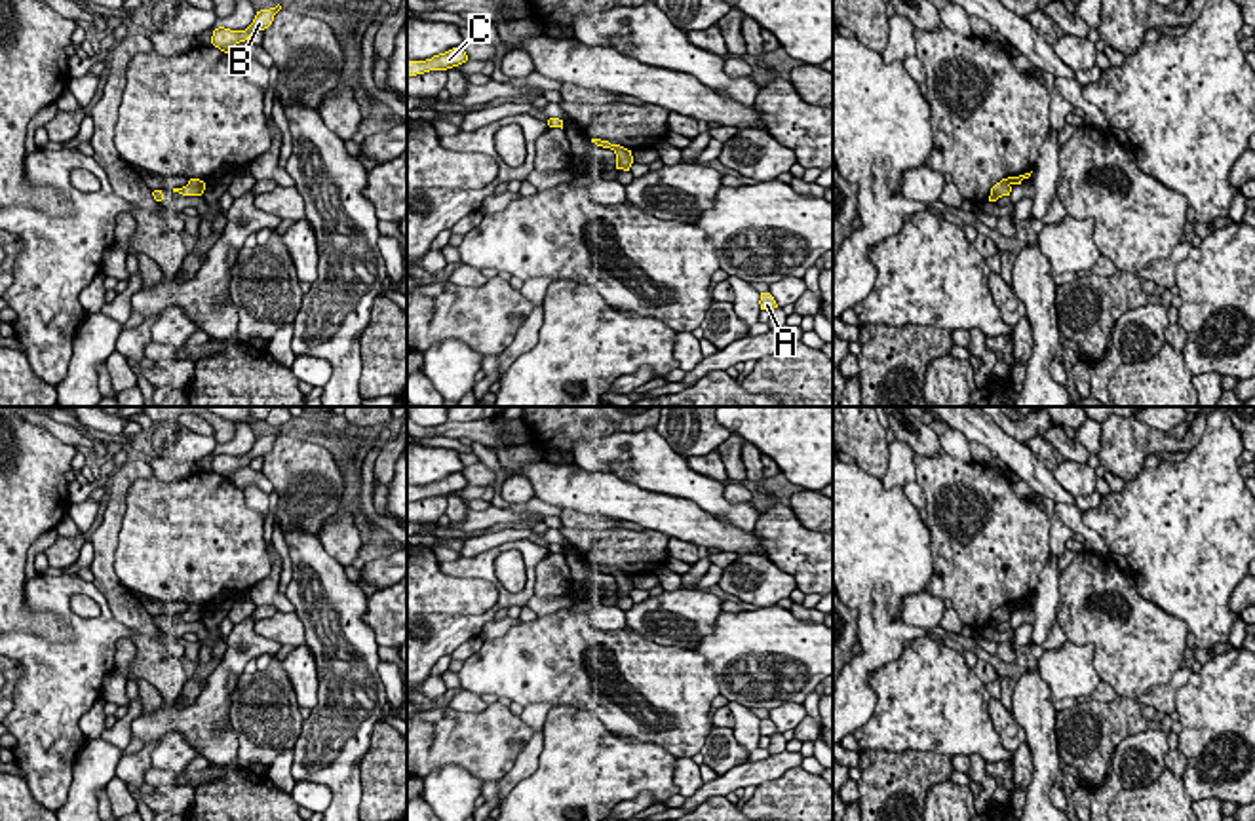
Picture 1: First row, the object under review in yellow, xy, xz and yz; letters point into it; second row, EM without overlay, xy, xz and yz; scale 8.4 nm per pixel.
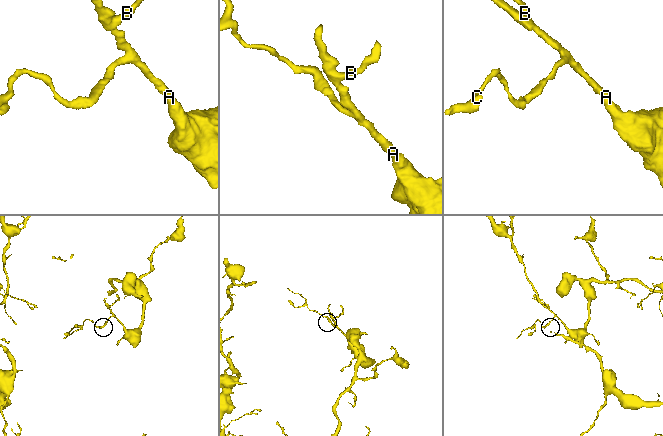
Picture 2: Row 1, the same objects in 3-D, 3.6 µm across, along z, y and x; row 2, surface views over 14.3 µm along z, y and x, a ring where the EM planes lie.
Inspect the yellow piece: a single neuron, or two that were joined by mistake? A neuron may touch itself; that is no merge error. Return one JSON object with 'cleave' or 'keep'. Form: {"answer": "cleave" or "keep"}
{"answer": "keep"}

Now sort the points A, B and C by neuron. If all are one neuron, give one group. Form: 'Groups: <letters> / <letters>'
Groups: A B C

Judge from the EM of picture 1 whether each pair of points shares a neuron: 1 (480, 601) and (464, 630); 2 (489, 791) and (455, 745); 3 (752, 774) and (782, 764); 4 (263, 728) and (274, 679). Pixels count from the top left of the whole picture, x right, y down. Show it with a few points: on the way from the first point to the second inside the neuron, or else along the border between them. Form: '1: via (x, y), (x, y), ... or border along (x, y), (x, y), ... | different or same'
1: border along (499, 590), (499, 599), (482, 612), (428, 614) | different
2: border along (499, 780), (483, 782) | different
3: via (759, 772), (774, 766) | same
4: via (265, 717), (265, 700), (270, 690) | same

